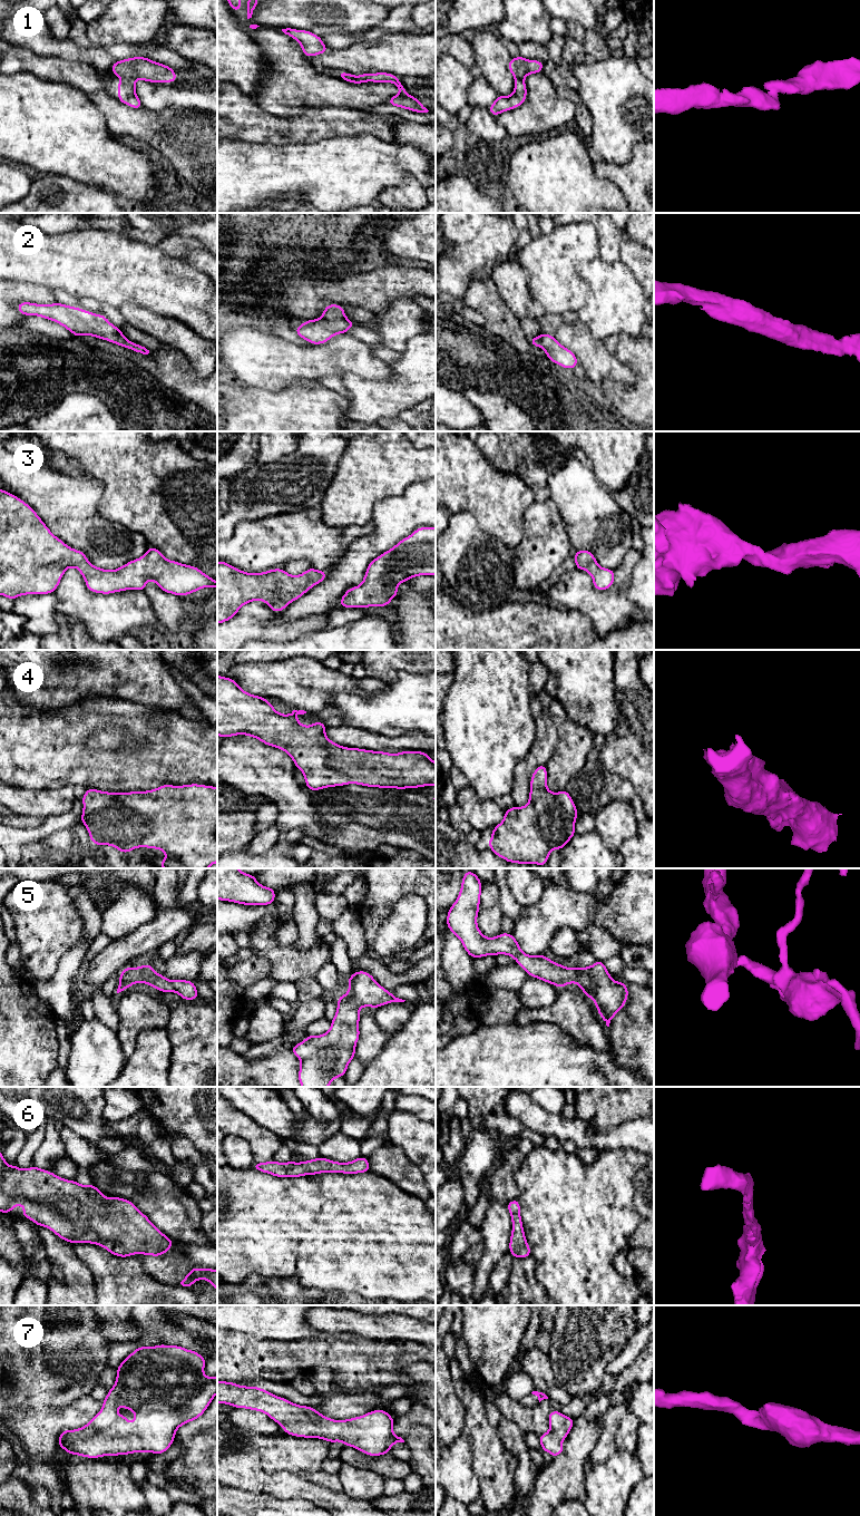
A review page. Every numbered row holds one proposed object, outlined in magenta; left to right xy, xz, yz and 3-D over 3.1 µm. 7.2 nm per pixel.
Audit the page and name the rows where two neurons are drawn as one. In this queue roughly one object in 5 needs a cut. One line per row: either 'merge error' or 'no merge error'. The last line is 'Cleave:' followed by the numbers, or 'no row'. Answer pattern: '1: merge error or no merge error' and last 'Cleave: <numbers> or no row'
1: no merge error
2: no merge error
3: no merge error
4: no merge error
5: no merge error
6: no merge error
7: no merge error
Cleave: no row

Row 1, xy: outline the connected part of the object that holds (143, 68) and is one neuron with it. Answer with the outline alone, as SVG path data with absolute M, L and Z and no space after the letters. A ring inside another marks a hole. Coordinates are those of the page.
M146 57L115 61L111 66L111 72L120 77L117 99L135 109L143 108L141 101L136 95L136 79L148 82L174 82L177 80L177 75L173 68Z

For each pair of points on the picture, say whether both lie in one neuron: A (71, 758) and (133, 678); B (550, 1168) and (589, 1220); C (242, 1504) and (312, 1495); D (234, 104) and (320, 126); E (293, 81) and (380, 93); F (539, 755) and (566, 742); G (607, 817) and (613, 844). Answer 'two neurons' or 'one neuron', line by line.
A: two neurons
B: one neuron
C: two neurons
D: one neuron
E: one neuron
F: two neurons
G: one neuron

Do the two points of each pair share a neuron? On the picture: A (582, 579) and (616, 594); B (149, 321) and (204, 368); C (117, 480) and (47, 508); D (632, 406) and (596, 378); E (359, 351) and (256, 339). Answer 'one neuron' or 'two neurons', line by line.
A: one neuron
B: one neuron
C: two neurons
D: two neurons
E: one neuron

